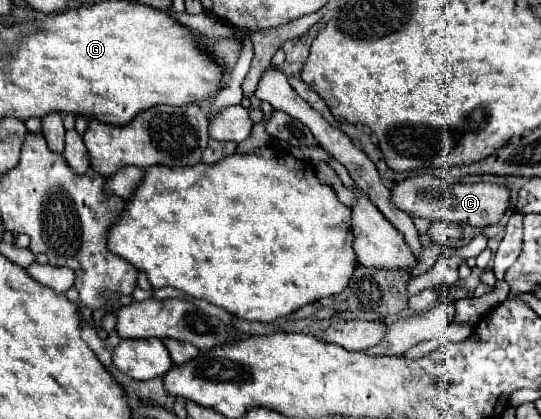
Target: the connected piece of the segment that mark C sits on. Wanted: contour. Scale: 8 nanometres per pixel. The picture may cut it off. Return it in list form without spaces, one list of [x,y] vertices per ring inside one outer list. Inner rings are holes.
[[[427,173],[415,175],[411,179],[397,183],[391,189],[391,193],[393,193],[391,199],[397,203],[397,207],[407,211],[409,215],[425,217],[429,221],[437,221],[437,219],[439,221],[453,221],[459,225],[475,227],[475,229],[485,229],[485,227],[499,223],[503,213],[511,205],[507,185],[483,183],[483,181],[481,183],[459,183],[457,179],[447,181],[443,177],[435,177],[435,175],[427,175]]]

